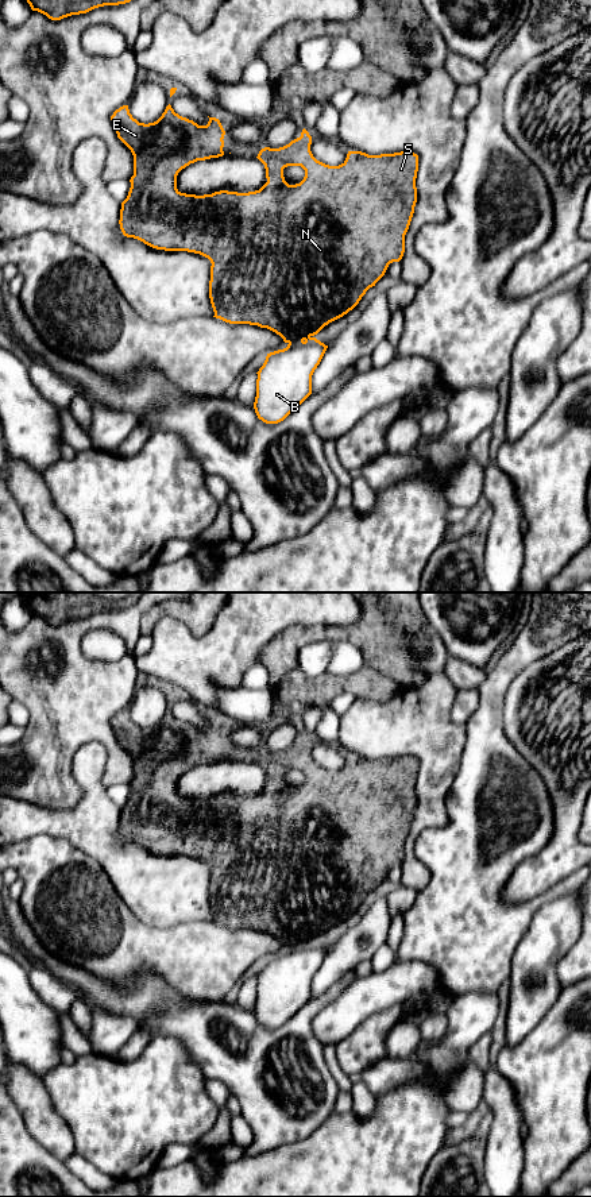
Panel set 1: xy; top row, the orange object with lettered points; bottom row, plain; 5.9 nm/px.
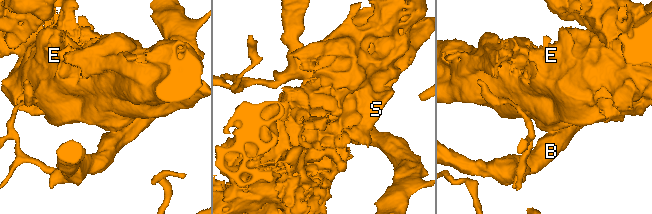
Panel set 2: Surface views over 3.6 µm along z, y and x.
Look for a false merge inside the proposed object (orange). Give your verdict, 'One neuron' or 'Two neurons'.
Two neurons

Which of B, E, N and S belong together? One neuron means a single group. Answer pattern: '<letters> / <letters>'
B / E N S

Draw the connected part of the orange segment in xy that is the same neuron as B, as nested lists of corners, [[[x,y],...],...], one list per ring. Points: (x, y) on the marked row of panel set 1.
[[[308,336],[267,354],[256,372],[254,409],[259,420],[278,424],[312,394],[312,375],[327,348],[316,337]]]

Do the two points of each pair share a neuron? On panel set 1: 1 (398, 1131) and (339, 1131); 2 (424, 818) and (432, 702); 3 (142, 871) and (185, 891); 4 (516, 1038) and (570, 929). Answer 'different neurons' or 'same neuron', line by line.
1: same neuron
2: same neuron
3: same neuron
4: same neuron

